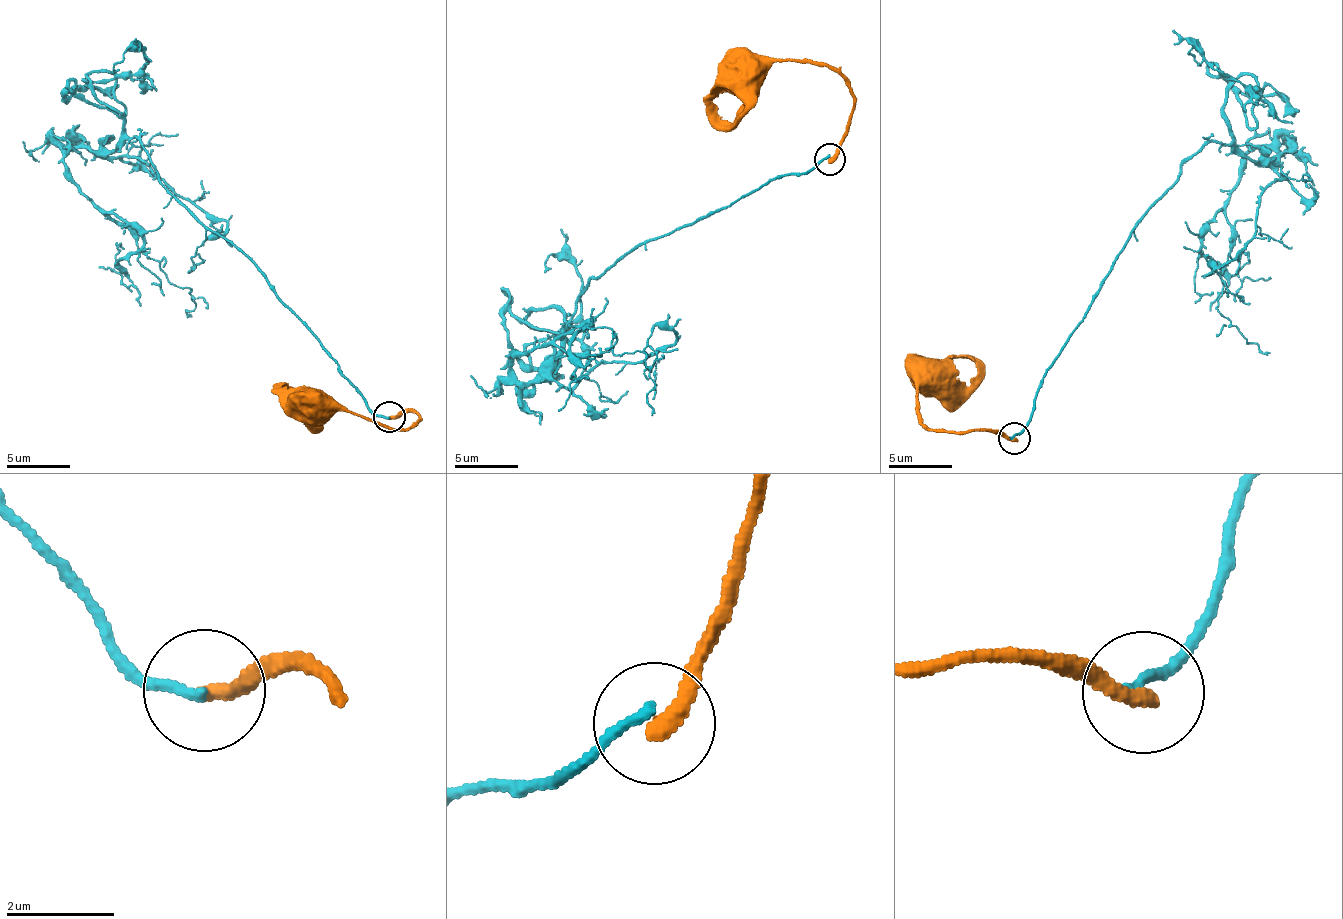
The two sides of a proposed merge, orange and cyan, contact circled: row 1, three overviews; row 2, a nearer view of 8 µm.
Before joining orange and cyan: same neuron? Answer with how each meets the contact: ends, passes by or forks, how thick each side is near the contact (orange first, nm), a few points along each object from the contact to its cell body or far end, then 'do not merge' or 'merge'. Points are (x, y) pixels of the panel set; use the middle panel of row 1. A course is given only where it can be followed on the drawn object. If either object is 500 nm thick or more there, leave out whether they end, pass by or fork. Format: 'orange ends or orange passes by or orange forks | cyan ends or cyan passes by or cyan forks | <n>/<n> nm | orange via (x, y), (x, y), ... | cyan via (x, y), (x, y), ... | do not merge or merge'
orange ends | cyan ends | 320/190 nm | orange via (830, 158), (848, 123), (854, 92), (825, 65), (777, 61), (758, 73), (742, 74), (710, 102), (710, 127) | cyan via (827, 158), (589, 281), (530, 380), (512, 356), (554, 344), (588, 357), (642, 351), (653, 416) | do not merge

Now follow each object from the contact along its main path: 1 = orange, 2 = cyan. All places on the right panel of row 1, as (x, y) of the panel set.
1: (1013, 438), (984, 429), (953, 432), (922, 421), (918, 388), (929, 382), (927, 377), (956, 358), (981, 360)
2: (1013, 437), (1130, 235), (1206, 143), (1254, 161), (1277, 155), (1256, 147), (1233, 189), (1216, 305), (1271, 354)

